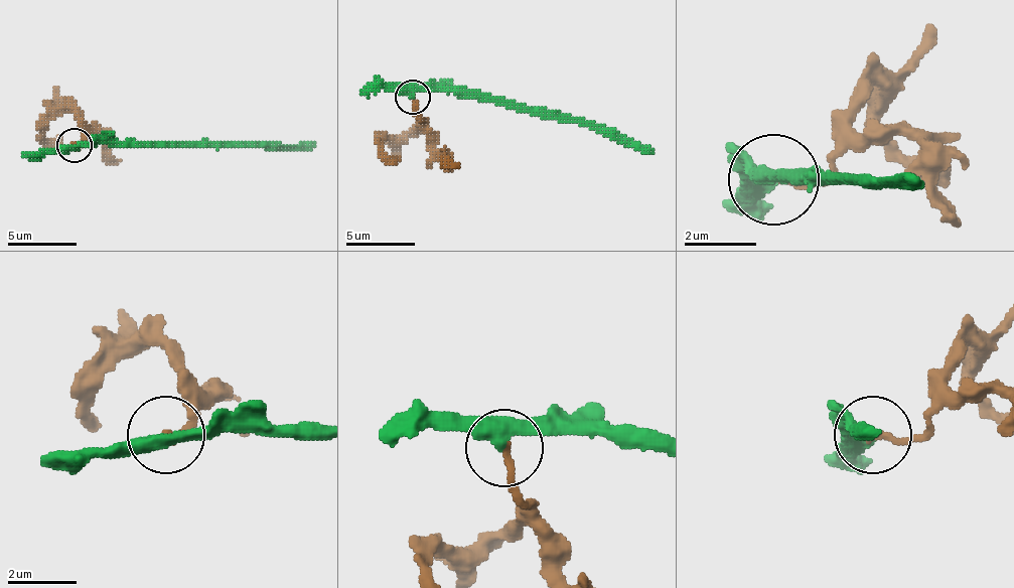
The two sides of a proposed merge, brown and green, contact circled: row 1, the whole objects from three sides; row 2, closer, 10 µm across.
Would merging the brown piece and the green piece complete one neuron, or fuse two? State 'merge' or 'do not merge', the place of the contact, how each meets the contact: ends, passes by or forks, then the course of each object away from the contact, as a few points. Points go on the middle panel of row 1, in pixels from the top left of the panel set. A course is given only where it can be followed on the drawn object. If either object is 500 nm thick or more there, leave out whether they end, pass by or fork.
merge | (413, 97) | brown ends | green passes by | brown via (413, 98), (413, 115), (420, 122), (382, 143), (386, 153), (400, 160) | green via (413, 98), (417, 91), (475, 91), (604, 125), (653, 153)

